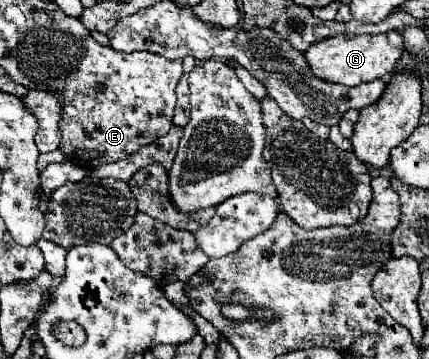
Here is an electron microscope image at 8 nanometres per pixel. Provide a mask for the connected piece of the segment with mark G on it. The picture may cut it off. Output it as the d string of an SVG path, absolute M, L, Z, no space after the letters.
M389 30L377 36L365 34L337 34L327 40L315 42L305 50L305 56L311 64L315 76L331 82L339 82L345 86L355 86L361 82L371 82L383 78L387 72L393 72L403 56L403 38L399 32Z

